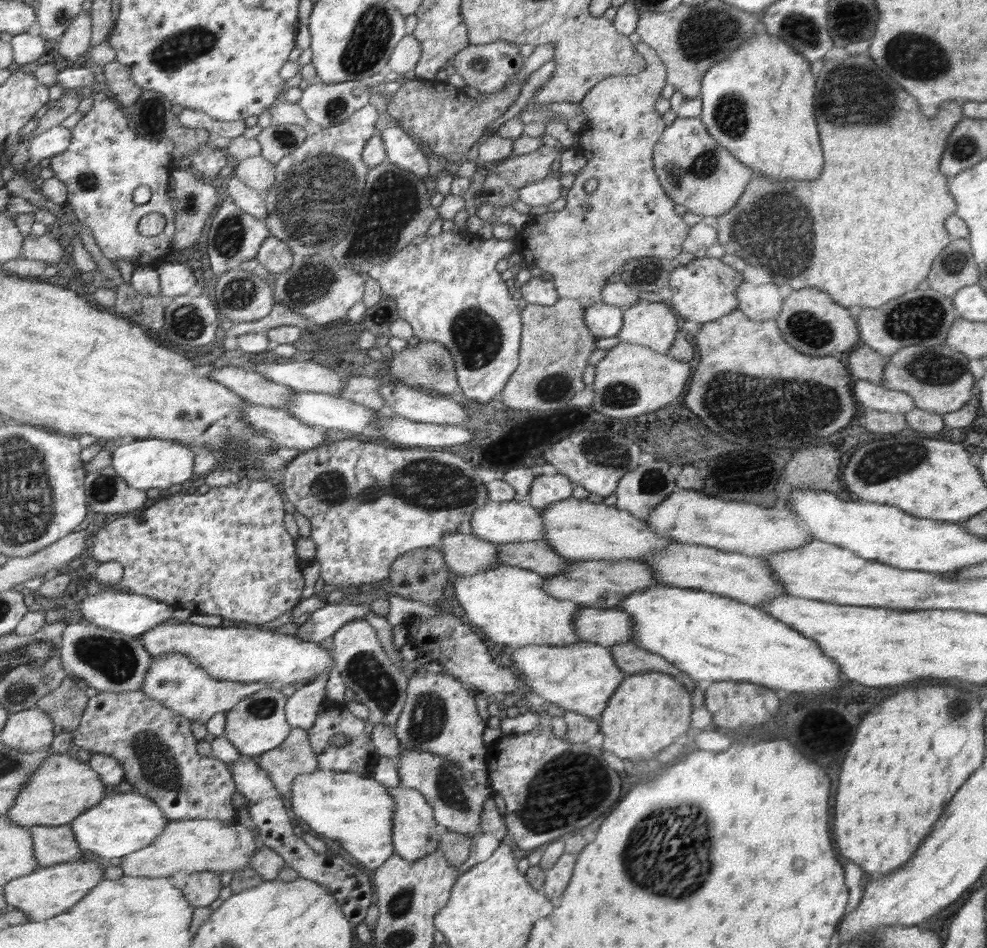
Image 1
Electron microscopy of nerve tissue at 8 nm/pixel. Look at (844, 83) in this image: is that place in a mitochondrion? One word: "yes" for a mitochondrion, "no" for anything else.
yes

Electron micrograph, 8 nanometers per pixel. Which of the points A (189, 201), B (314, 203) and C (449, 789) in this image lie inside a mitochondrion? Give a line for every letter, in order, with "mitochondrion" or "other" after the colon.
A: mitochondrion
B: mitochondrion
C: mitochondrion

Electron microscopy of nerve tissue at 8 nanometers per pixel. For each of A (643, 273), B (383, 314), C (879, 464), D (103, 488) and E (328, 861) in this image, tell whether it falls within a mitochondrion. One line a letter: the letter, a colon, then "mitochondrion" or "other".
A: mitochondrion
B: mitochondrion
C: mitochondrion
D: mitochondrion
E: other

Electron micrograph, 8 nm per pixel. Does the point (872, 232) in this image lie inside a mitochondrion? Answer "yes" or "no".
no

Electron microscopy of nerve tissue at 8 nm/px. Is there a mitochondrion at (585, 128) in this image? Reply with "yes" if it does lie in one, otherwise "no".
no

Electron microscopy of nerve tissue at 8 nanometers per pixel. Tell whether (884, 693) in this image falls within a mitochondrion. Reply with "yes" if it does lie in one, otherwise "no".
no

